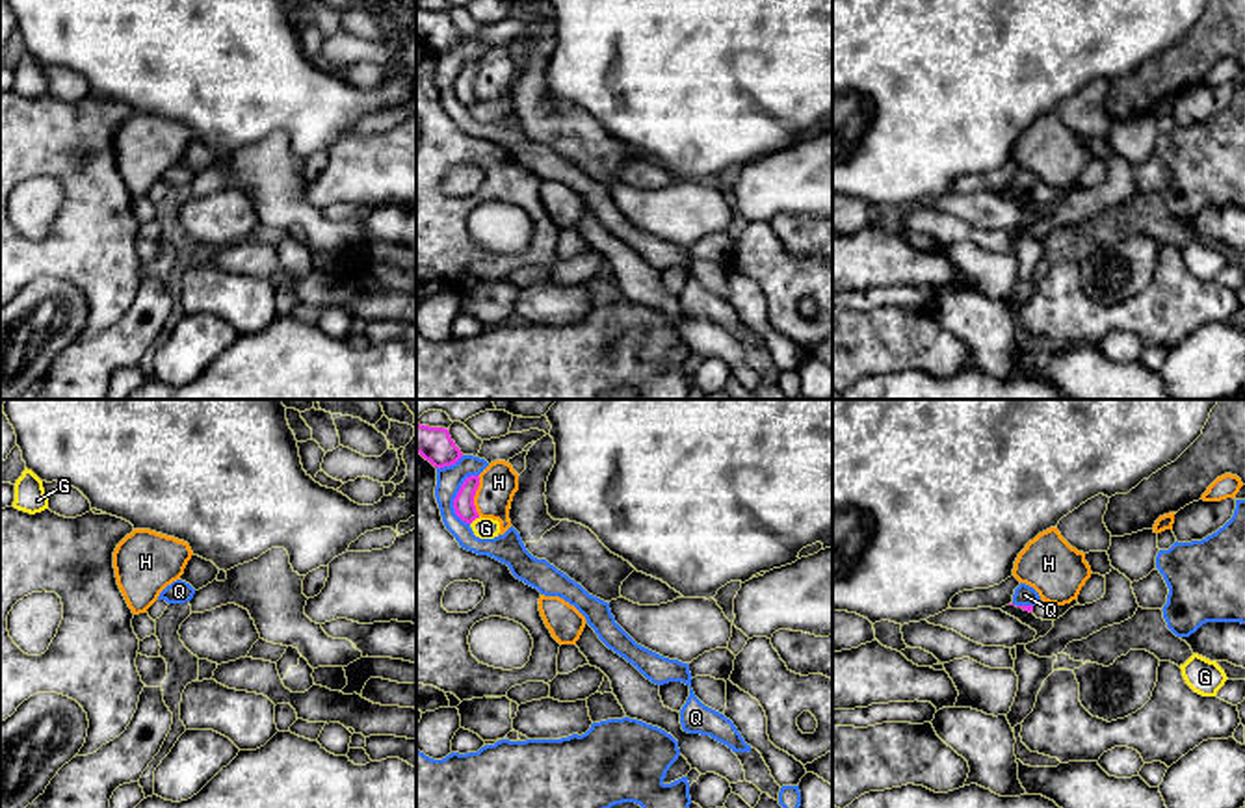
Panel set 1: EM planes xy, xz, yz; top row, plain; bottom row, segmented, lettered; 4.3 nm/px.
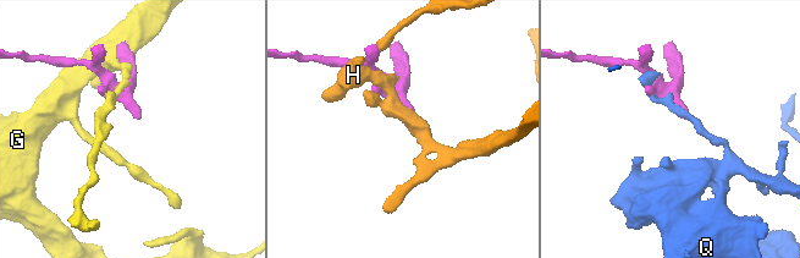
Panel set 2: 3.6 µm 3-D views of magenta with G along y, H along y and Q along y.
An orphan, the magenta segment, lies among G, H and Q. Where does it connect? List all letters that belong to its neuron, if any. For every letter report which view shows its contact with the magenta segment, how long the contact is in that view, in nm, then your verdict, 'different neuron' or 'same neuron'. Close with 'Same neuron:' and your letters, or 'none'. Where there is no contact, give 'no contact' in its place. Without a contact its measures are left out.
G: contact in xz; length 60 nm; different neuron
H: contact in xz; length 180 nm; different neuron
Q: contact in xz; length 220 nm; different neuron
Same neuron: none

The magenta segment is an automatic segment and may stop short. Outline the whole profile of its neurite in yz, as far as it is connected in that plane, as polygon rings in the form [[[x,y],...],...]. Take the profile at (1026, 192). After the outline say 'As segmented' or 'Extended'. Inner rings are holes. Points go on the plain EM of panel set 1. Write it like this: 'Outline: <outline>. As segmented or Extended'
Outline: [[[1039,184],[1035,189],[1016,189],[1016,191],[1029,195],[1037,202],[1042,202],[1042,204],[1055,204],[1055,202],[1063,201],[1074,189],[1080,189],[1078,184],[1072,184],[1070,188],[1065,188],[1065,189],[1055,189],[1055,188]]]. Extended

